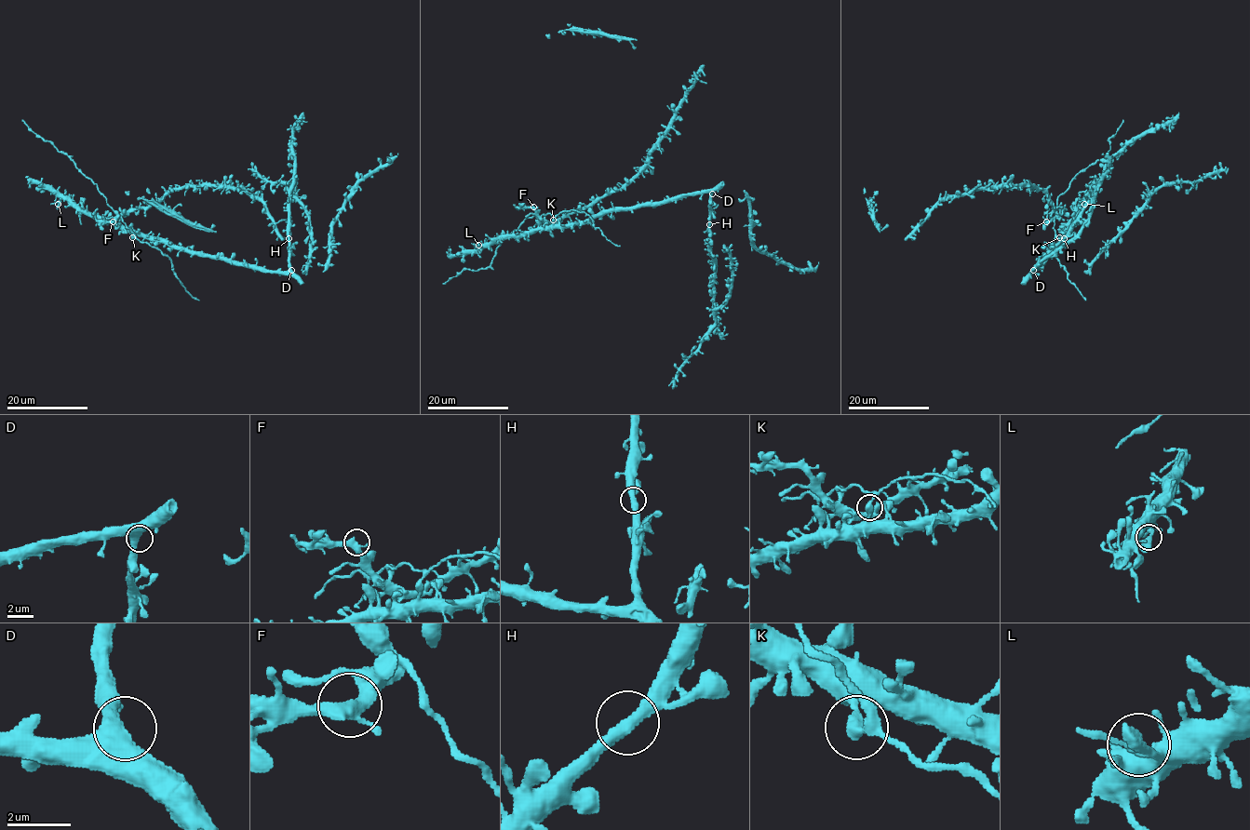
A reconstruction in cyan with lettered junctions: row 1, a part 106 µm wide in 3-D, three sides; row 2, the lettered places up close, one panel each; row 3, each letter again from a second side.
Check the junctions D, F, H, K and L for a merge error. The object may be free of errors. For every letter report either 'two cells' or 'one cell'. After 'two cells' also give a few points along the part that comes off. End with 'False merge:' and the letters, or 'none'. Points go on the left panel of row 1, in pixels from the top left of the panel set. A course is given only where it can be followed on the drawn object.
D: one cell
F: one cell
H: one cell
K: one cell
L: one cell
False merge: none

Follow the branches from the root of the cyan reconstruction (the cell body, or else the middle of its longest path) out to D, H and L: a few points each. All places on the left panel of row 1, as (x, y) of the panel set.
D: (139, 235), (157, 236), (191, 250), (224, 257), (266, 270), (291, 270)
H: (139, 235), (157, 236), (191, 250), (278, 272), (288, 270), (288, 238)
L: (139, 235), (77, 211), (65, 200), (58, 204)

